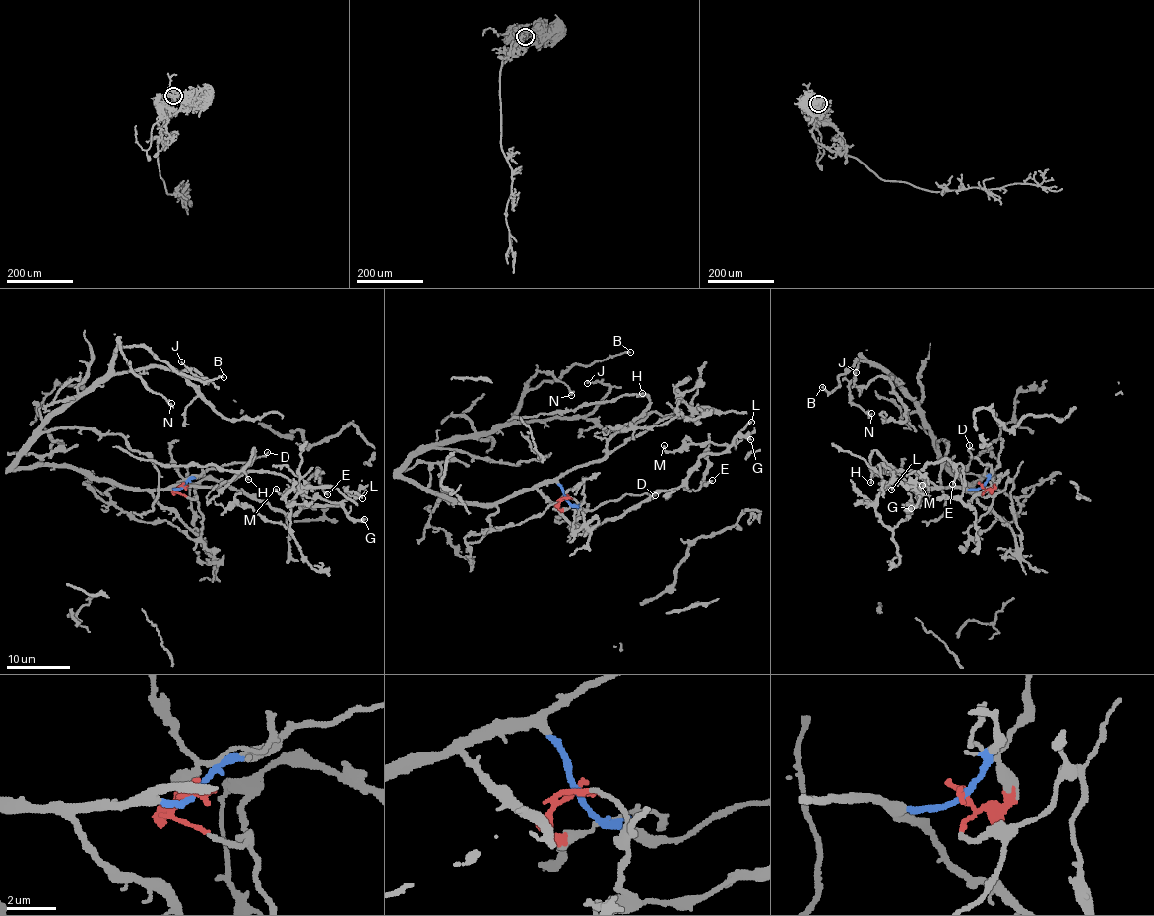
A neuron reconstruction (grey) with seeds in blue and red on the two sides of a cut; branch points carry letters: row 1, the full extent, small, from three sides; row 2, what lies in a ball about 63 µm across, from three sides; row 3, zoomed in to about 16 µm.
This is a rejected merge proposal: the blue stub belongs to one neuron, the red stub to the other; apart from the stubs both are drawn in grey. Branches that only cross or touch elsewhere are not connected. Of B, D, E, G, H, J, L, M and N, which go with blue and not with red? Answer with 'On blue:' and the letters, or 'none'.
On blue: B, D, H, J, N

